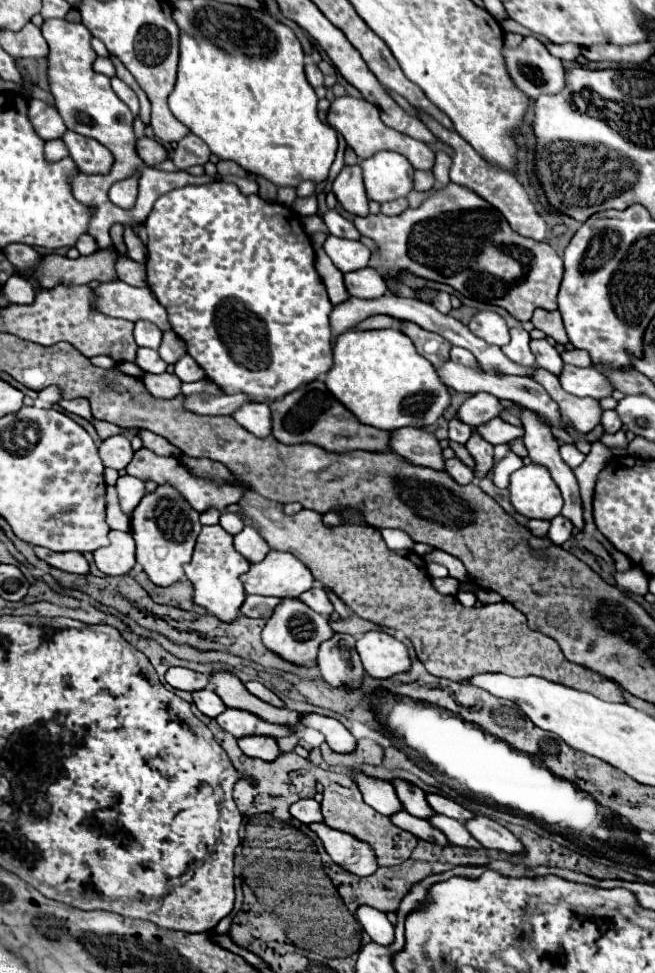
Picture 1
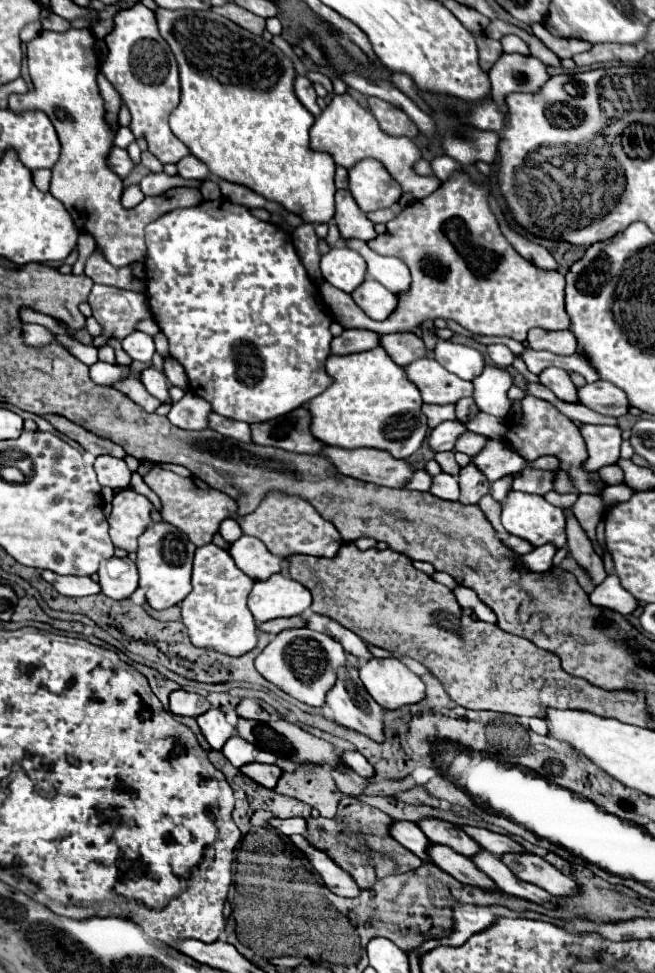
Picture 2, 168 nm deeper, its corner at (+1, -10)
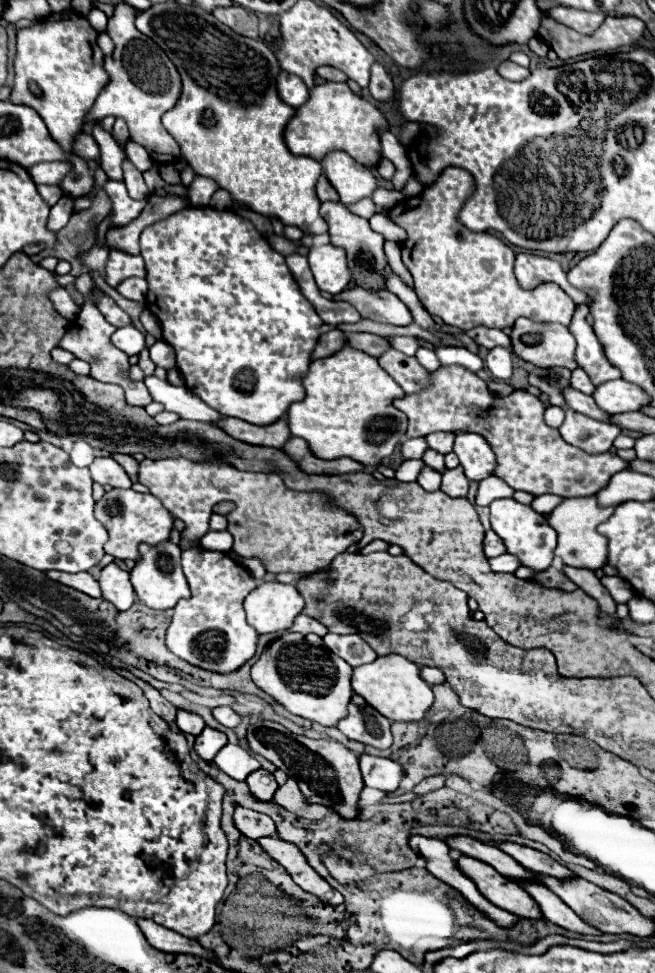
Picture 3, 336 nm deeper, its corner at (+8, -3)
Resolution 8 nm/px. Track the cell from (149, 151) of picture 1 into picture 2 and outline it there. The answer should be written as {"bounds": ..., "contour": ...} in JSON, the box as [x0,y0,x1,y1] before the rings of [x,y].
{"bounds":[109,147,133,177],"contour":[[[113,147],[111,149],[111,153],[109,153],[109,165],[111,165],[111,169],[119,175],[119,177],[127,177],[129,173],[131,173],[131,169],[133,169],[133,161],[131,161],[131,157],[129,157],[129,153],[125,151],[125,149],[119,149],[119,147]]]}

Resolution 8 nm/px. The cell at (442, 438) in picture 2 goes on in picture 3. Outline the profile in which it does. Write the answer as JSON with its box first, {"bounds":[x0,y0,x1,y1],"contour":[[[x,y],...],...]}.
{"bounds":[402,438,426,460],"contour":[[[412,438],[412,440],[404,440],[402,444],[402,458],[404,460],[412,460],[412,458],[422,458],[424,450],[426,450],[426,440],[424,438]]]}

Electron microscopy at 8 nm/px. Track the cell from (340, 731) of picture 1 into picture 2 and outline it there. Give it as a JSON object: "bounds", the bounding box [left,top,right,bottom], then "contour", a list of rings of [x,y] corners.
{"bounds":[341,751,375,777],"contour":[[[343,751],[341,759],[349,769],[353,769],[361,777],[371,777],[375,773],[375,769],[369,765],[369,761],[359,751]]]}

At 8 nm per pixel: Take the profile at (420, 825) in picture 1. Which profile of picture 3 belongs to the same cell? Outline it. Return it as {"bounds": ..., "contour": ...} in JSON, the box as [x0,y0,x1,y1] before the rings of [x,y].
{"bounds":[458,856,544,920],"contour":[[[460,856],[458,866],[466,876],[474,880],[482,896],[486,896],[492,904],[520,918],[528,920],[544,918],[536,900],[532,900],[532,896],[528,896],[528,892],[524,892],[524,888],[520,888],[516,882],[510,882],[498,872],[494,872],[492,866],[468,856]]]}

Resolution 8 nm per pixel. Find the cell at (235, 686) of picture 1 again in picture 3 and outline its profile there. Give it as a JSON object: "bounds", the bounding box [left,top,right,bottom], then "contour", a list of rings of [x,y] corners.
{"bounds":[248,722,364,820],"contour":[[[276,722],[252,724],[248,732],[248,744],[250,750],[264,756],[276,768],[292,776],[298,782],[300,792],[304,794],[308,804],[324,804],[336,810],[346,820],[360,816],[360,792],[364,788],[364,780],[360,774],[358,756],[346,746],[334,740],[310,740],[306,736],[290,734],[284,726]]]}

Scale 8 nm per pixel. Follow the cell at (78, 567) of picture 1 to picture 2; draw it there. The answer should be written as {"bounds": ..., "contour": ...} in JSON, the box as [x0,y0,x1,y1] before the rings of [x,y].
{"bounds":[41,571,99,597],"contour":[[[43,571],[41,577],[45,581],[49,581],[61,595],[67,595],[67,597],[85,597],[85,595],[93,595],[93,593],[99,593],[99,585],[91,579],[91,577],[73,577],[73,575],[55,575],[53,571]]]}

